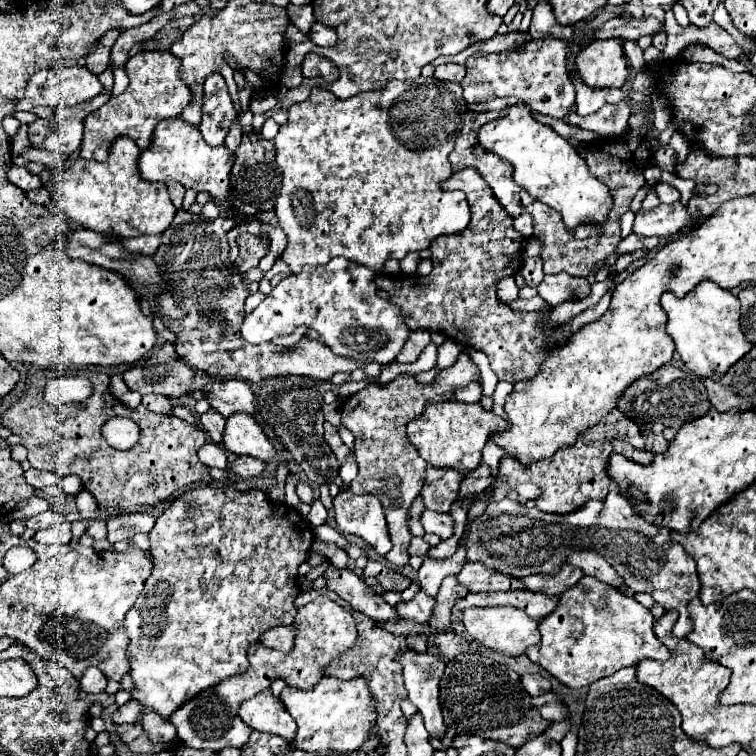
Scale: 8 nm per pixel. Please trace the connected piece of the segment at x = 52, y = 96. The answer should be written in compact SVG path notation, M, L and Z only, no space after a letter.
M72 66L72 68L46 68L36 72L28 86L24 98L16 104L16 110L32 110L36 106L74 106L84 100L92 100L94 96L102 94L104 86L100 84L98 76L92 74L86 66Z

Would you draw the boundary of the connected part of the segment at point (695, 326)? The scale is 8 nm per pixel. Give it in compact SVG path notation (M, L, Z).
M702 280L688 292L684 298L676 298L670 292L664 292L660 304L670 320L670 338L676 344L676 352L688 370L696 376L714 376L726 374L726 370L738 362L740 356L752 348L752 344L740 332L740 302L738 298L712 280Z

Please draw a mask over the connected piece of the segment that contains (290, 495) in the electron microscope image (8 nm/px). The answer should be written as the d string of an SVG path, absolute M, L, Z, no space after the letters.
M293 474L290 476L292 479L291 483L285 484L285 498L284 503L291 508L295 508L300 502L298 495L296 494L296 485L299 480L299 474Z

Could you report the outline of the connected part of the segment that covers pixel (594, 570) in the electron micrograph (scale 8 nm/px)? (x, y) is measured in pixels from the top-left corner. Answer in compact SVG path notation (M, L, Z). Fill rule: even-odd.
M580 552L580 554L572 554L568 558L568 562L572 566L578 566L586 576L592 576L608 586L614 586L618 590L624 590L624 578L620 578L620 574L616 570L612 570L612 566L596 552Z

